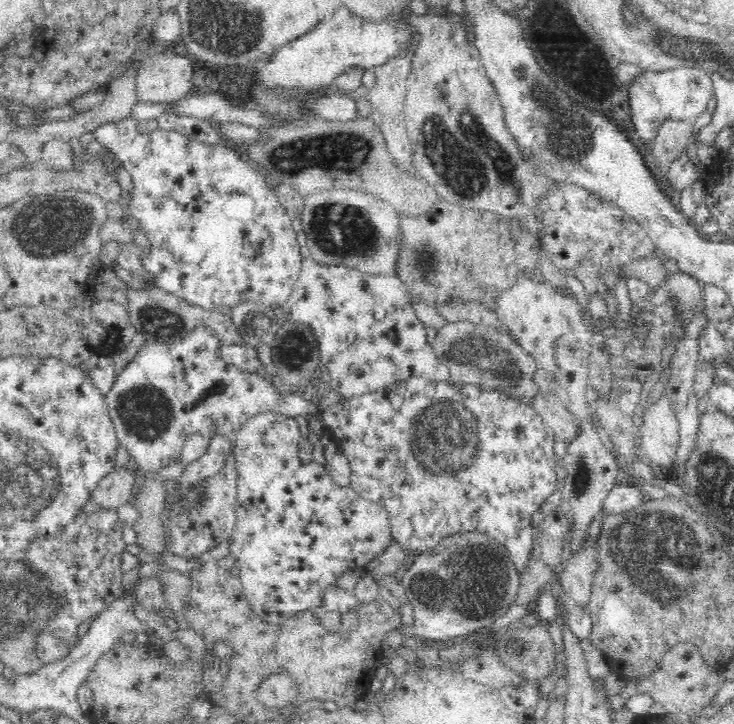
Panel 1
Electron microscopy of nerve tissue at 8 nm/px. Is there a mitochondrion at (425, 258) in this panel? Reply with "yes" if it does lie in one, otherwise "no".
yes

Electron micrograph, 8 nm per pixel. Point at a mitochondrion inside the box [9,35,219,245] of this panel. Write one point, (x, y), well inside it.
(67, 209)

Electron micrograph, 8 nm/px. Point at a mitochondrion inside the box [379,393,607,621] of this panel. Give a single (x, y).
(579, 469)

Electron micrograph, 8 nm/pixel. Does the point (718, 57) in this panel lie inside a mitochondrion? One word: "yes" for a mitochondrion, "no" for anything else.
no

